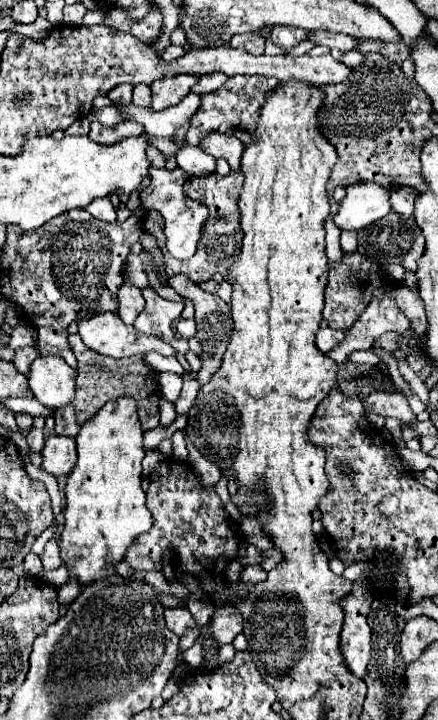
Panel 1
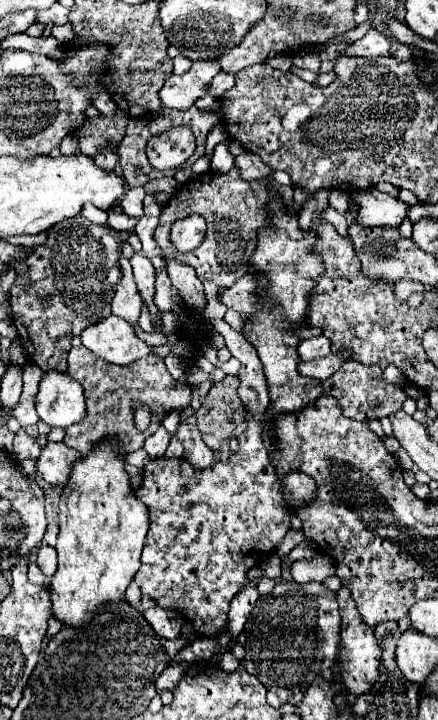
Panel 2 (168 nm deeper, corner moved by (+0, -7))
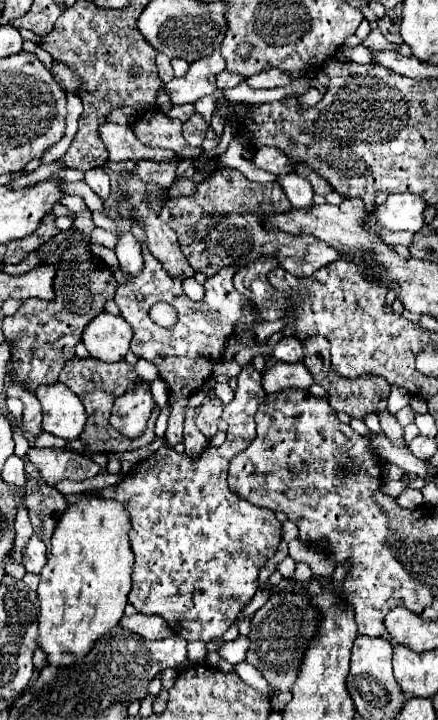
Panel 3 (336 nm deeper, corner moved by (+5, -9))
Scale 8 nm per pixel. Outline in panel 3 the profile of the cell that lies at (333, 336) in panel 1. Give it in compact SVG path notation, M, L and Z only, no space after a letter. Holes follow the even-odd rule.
M284 336L276 344L272 354L282 362L300 362L300 360L304 360L304 344L302 344L302 340L296 340L294 336Z

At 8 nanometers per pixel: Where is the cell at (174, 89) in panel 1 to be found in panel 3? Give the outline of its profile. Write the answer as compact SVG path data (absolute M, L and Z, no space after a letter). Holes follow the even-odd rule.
M212 52L212 56L200 58L190 64L190 70L182 78L172 78L168 84L164 84L164 92L170 96L170 102L174 106L178 104L194 104L196 100L210 96L216 88L208 80L212 74L220 74L224 70L224 58L220 52Z

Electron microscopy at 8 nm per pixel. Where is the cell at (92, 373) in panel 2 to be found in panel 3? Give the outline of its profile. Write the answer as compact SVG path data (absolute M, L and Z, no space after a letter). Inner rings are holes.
M70 358L66 362L66 366L62 368L60 372L60 382L64 382L84 404L86 408L86 414L88 414L88 420L86 420L86 426L80 434L80 442L84 442L84 450L80 452L82 456L90 458L92 454L100 452L100 454L120 454L120 452L128 452L128 450L136 450L136 448L142 448L142 446L148 446L156 440L156 434L154 434L154 420L158 418L160 414L160 406L154 406L152 410L152 416L148 420L148 428L146 432L136 438L136 440L128 440L126 436L122 436L116 428L112 428L110 424L110 410L114 406L114 400L124 394L130 386L136 386L136 384L144 384L146 380L142 380L134 366L128 364L126 360L122 362L116 362L116 364L106 364L106 362L100 362L100 360L92 360L92 358Z

